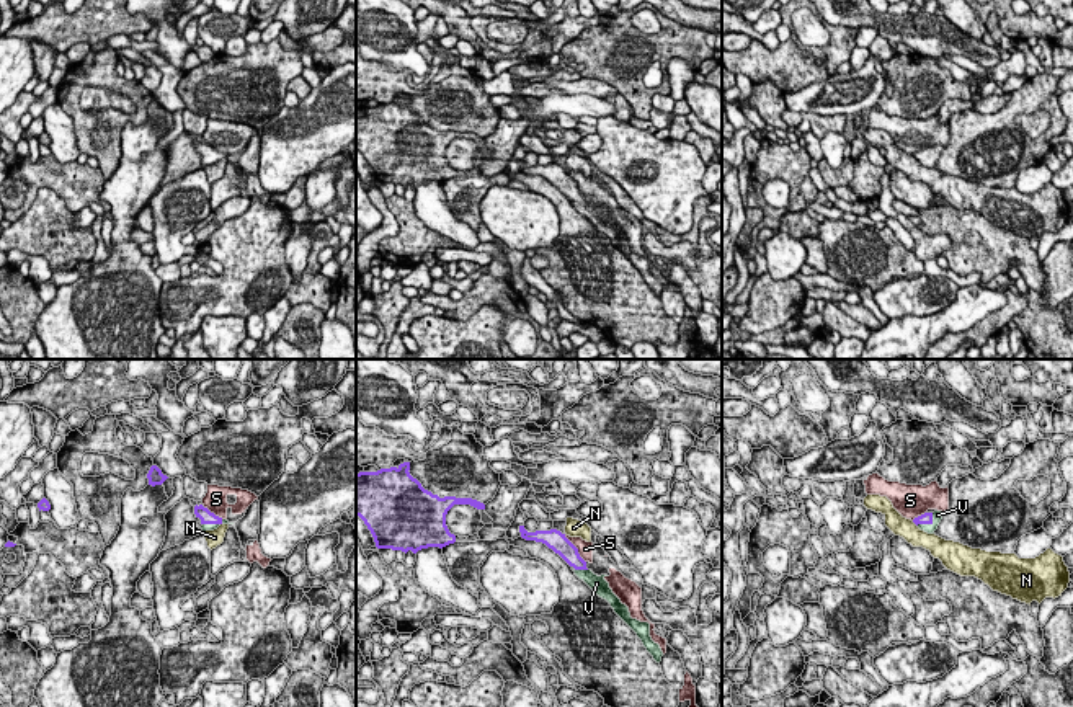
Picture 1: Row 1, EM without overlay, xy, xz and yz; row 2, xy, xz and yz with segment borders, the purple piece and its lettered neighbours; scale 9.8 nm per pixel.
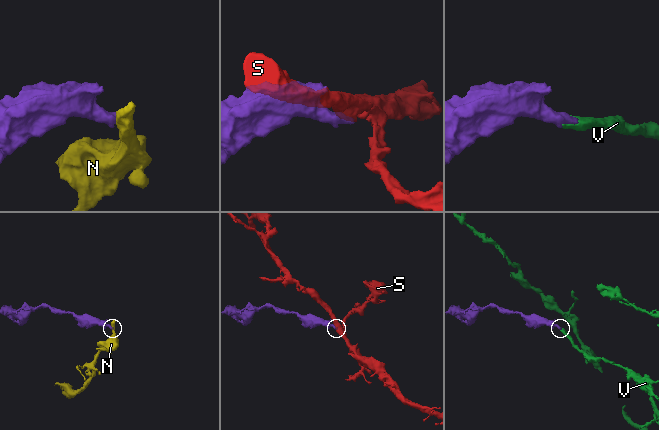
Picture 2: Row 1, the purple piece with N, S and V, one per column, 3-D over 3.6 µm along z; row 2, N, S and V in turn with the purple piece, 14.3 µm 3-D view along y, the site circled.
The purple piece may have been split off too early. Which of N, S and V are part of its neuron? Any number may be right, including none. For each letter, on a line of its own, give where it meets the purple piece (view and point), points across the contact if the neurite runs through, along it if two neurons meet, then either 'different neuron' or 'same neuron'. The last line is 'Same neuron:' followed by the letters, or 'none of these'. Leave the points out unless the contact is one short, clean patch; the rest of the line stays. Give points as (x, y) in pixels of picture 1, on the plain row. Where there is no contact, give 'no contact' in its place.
N: contact yz (915, 157); border yz (912, 155), (917, 160); different neuron
S: contact xz (577, 183); border xz (564, 168), (585, 196); different neuron
V: contact yz (928, 157); way yz (926, 152), (928, 157), (938, 149); same neuron
Same neuron: V

